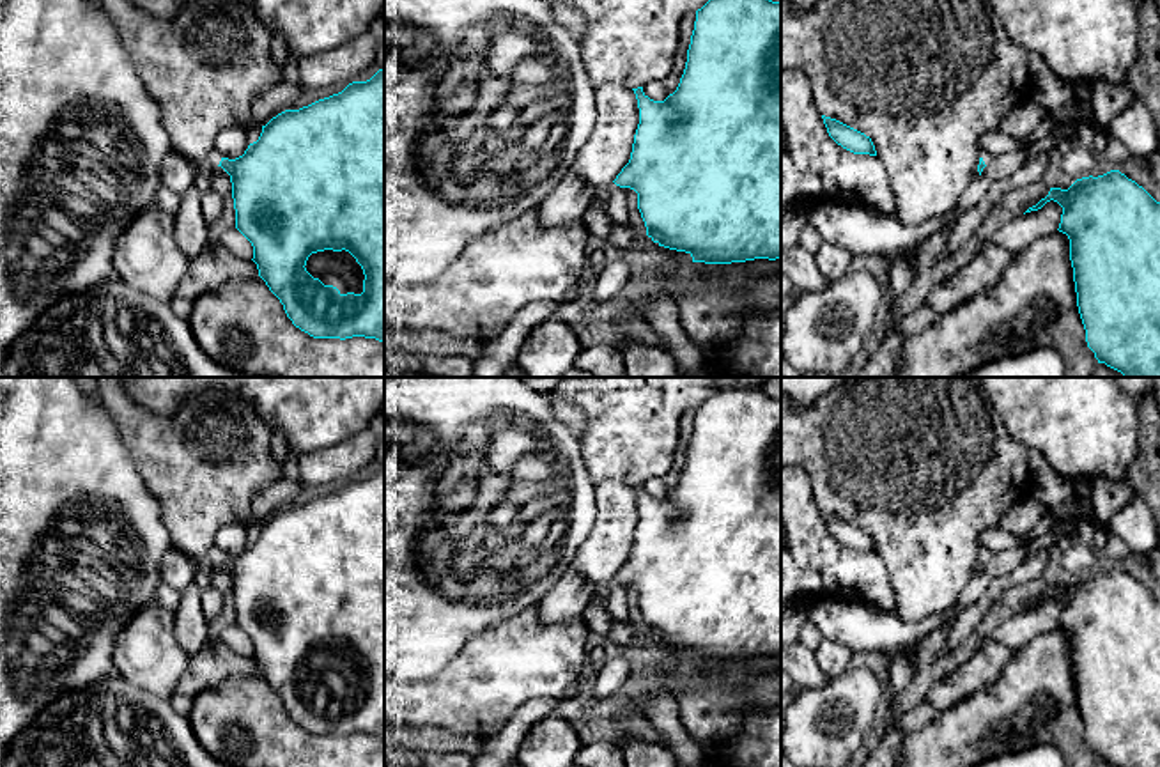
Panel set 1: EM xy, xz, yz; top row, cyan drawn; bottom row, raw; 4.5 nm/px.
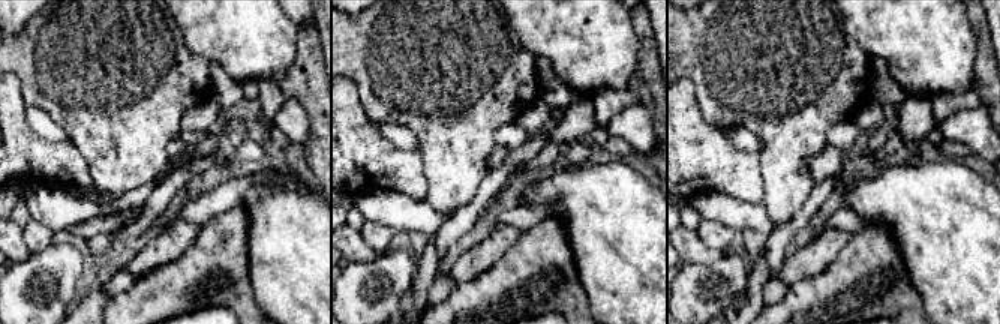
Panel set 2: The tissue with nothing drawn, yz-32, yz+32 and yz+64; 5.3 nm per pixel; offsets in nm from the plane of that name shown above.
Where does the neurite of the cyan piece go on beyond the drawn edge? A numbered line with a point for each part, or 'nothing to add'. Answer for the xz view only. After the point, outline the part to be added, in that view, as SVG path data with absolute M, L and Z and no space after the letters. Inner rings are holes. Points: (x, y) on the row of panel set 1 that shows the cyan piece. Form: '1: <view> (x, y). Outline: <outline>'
1: xz (601, 195). Outline: M609 182L609 184L604 184L604 186L595 188L593 198L592 198L592 207L595 207L595 209L606 207L609 197L613 195L613 191L616 188L618 186L615 182Z

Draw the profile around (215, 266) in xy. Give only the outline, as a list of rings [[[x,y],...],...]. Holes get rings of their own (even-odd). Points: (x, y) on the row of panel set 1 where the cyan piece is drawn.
[[[205,246],[191,259],[186,276],[175,291],[175,298],[195,301],[207,292],[214,292],[234,278],[259,276],[253,260],[243,260],[225,246]]]

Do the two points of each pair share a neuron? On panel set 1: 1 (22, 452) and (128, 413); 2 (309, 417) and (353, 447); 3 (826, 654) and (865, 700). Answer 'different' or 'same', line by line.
1: different
2: different
3: different

